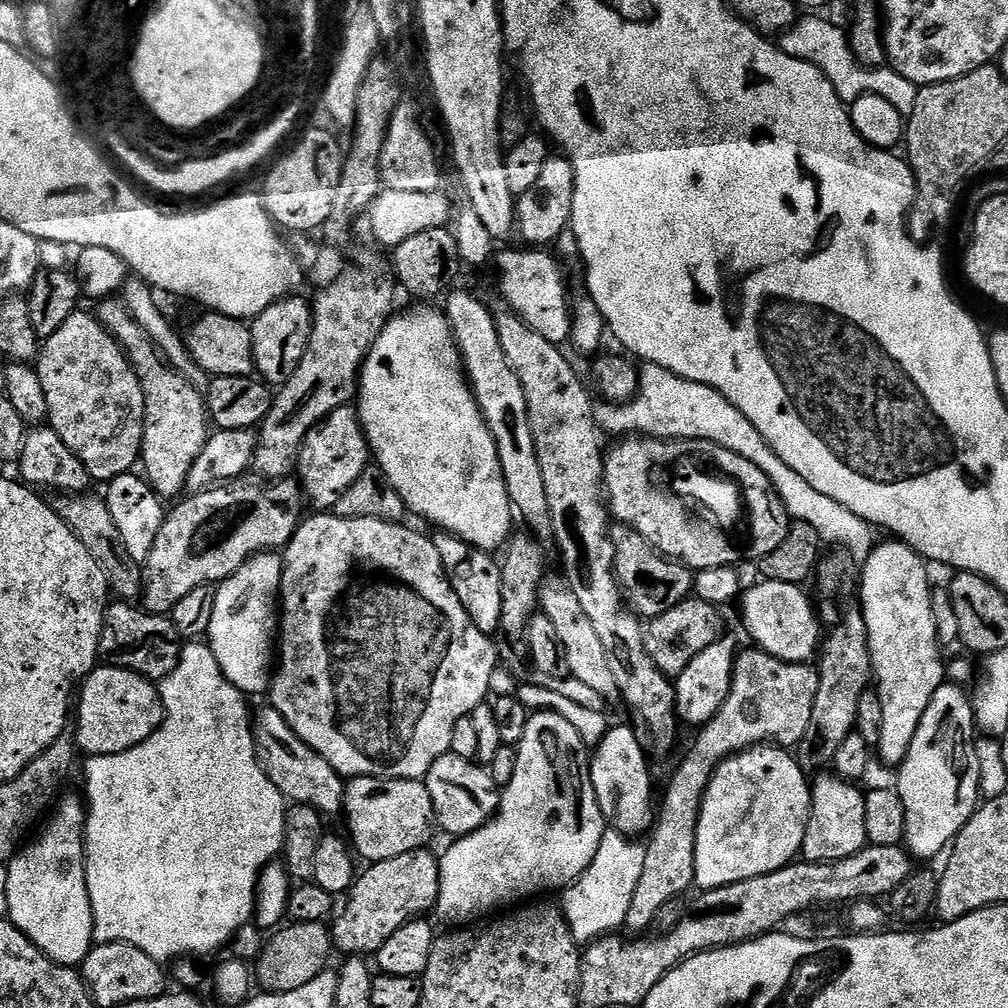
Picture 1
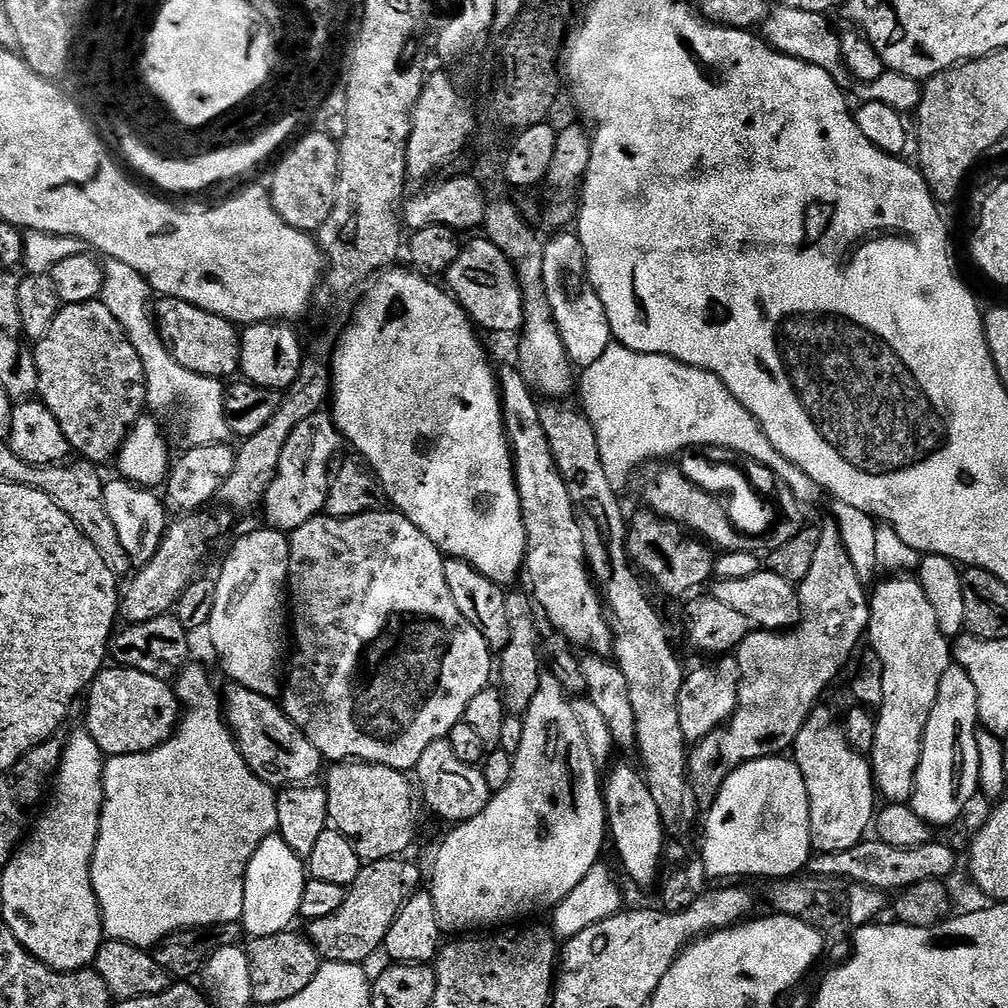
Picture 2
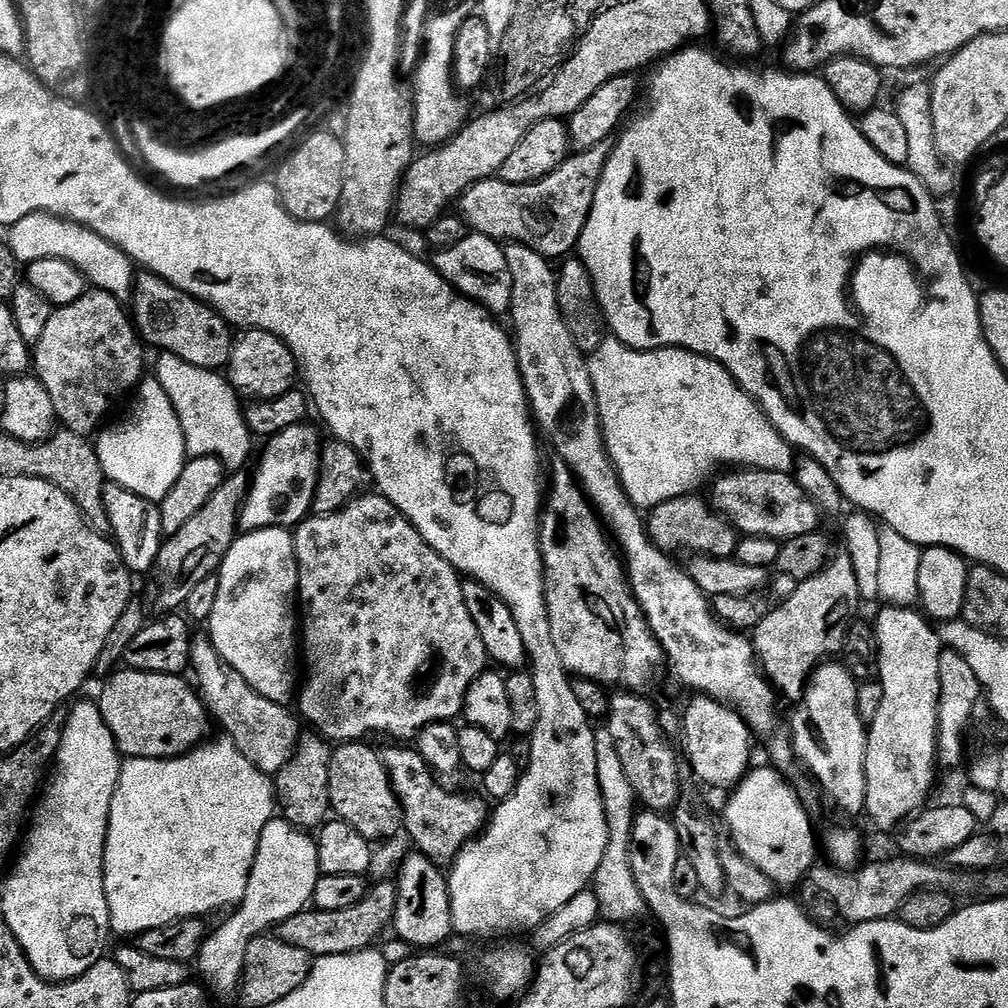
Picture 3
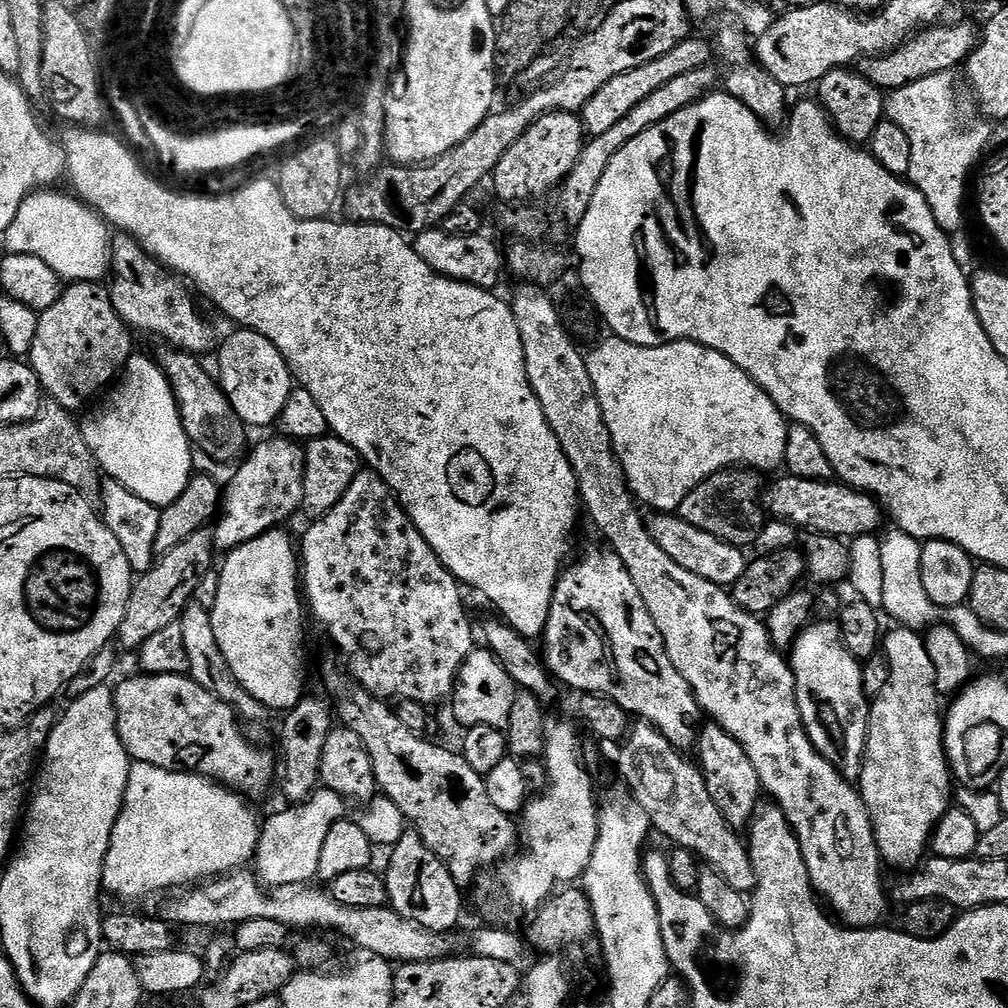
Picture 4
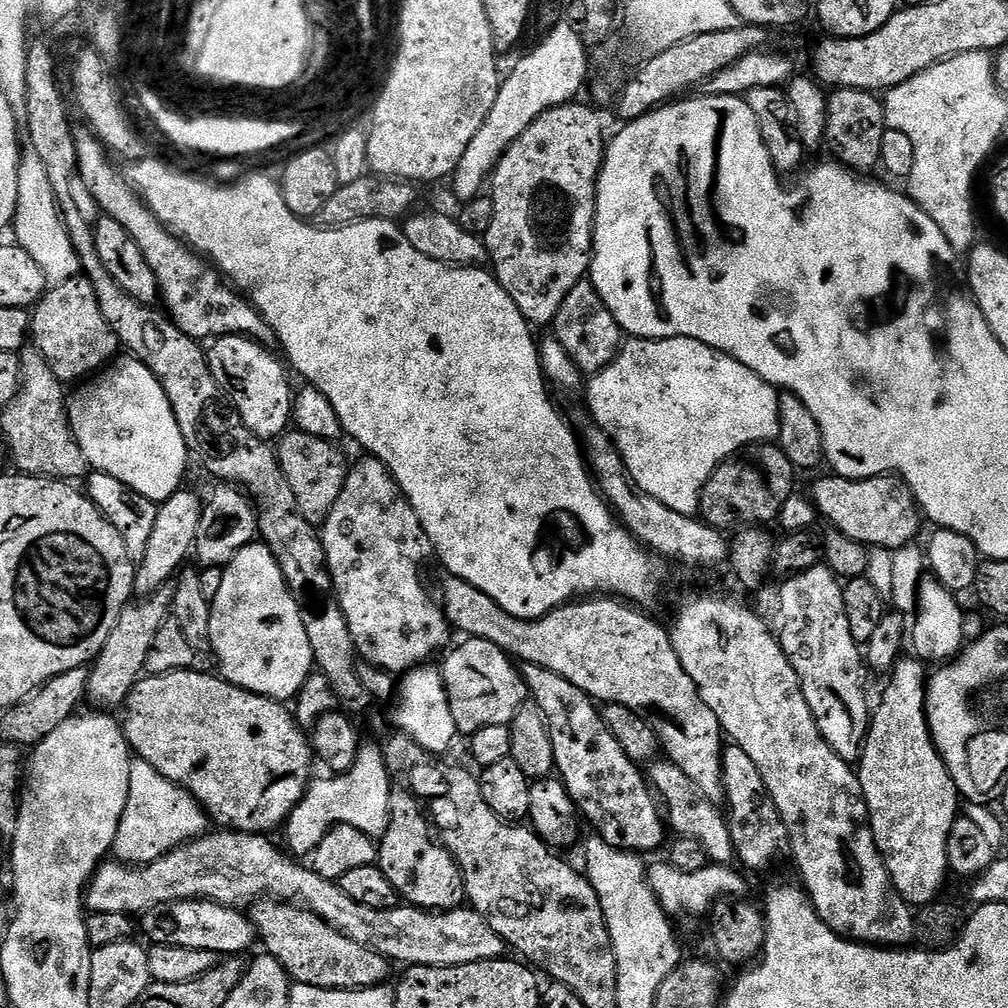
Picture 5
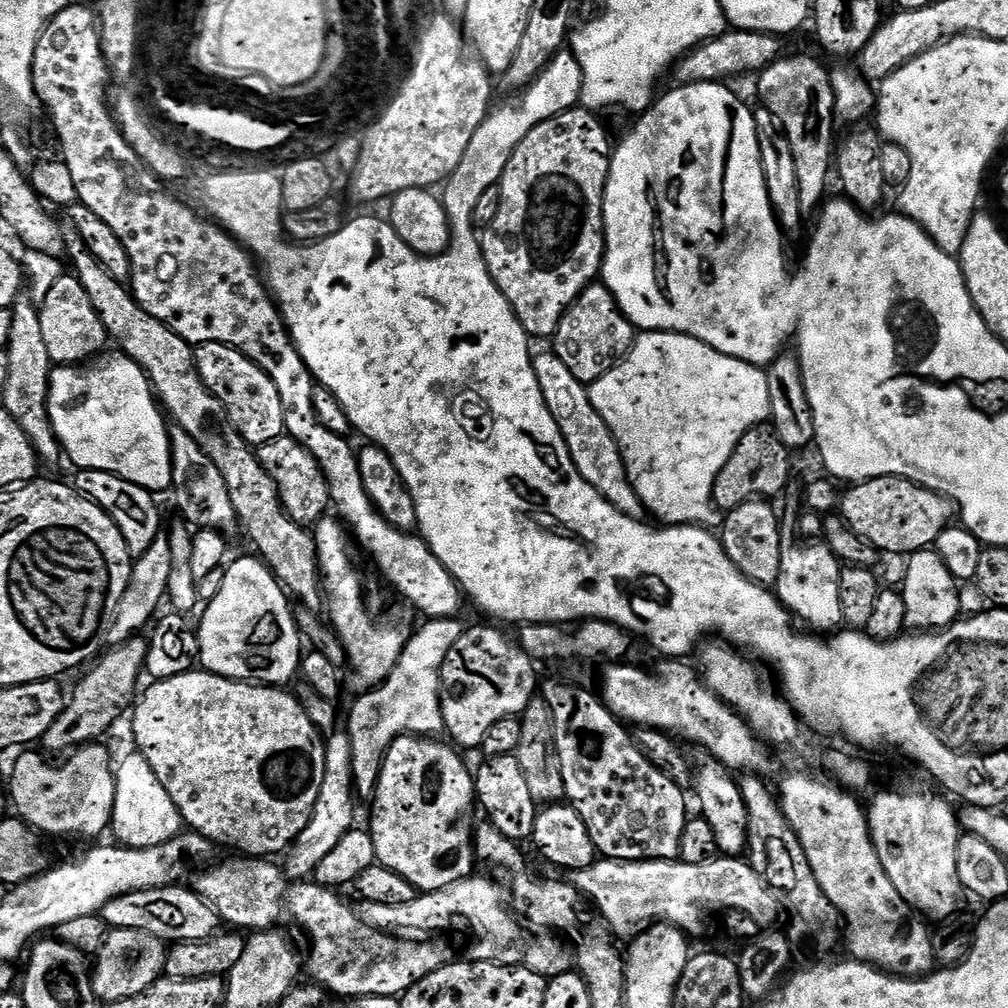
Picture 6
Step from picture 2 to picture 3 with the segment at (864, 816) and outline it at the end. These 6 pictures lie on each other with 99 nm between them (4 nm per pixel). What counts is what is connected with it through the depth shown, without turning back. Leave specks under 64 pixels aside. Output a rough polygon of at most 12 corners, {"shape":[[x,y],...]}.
{"shape":[[825,662],[795,705],[797,761],[850,815],[866,802],[858,681]]}

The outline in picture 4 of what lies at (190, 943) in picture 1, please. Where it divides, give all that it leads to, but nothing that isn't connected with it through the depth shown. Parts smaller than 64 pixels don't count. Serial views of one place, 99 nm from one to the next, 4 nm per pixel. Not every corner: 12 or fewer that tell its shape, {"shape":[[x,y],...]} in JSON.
{"shape":[[133,763],[104,859],[124,900],[245,867],[261,821],[195,772]]}

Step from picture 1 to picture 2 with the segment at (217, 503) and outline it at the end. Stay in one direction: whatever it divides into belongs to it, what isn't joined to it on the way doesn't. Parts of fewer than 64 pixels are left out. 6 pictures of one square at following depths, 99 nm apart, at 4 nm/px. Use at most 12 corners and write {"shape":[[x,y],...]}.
{"shape":[[233,513],[169,523],[154,558],[123,589],[125,625],[169,615],[201,575]]}

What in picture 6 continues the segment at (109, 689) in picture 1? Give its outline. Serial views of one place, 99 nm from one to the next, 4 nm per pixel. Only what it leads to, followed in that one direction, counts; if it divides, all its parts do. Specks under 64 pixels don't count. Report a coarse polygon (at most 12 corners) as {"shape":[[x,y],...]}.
{"shape":[[193,670],[131,713],[181,821],[252,858],[312,821],[326,740],[284,686]]}

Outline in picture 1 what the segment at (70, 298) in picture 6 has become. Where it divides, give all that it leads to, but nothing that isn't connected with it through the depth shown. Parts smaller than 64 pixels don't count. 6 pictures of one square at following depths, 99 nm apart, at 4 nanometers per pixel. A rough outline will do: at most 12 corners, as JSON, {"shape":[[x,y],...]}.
{"shape":[[91,311],[43,337],[47,423],[107,482],[137,467],[146,398]]}

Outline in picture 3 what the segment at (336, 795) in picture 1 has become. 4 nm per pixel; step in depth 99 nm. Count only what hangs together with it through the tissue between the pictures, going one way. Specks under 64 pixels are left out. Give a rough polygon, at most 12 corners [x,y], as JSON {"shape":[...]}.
{"shape":[[207,635],[190,672],[209,717],[275,777],[302,735],[285,705],[259,696]]}

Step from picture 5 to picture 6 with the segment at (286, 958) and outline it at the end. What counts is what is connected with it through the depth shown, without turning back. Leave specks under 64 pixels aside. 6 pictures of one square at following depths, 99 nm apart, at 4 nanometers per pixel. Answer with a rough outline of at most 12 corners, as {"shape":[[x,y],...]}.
{"shape":[[268,858],[224,860],[194,891],[225,925],[288,912],[306,972],[338,996],[403,997],[454,955],[371,928],[339,891]]}

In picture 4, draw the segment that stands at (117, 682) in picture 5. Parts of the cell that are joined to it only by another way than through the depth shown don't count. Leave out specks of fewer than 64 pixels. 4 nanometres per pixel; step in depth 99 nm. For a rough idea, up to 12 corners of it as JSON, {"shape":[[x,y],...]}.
{"shape":[[207,527],[135,577],[118,633],[138,650],[213,571]]}

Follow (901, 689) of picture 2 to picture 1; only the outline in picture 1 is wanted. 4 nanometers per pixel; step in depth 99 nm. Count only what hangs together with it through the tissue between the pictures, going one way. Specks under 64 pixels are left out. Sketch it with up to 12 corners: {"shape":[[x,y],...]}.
{"shape":[[895,538],[858,592],[898,766],[946,680],[928,568]]}

